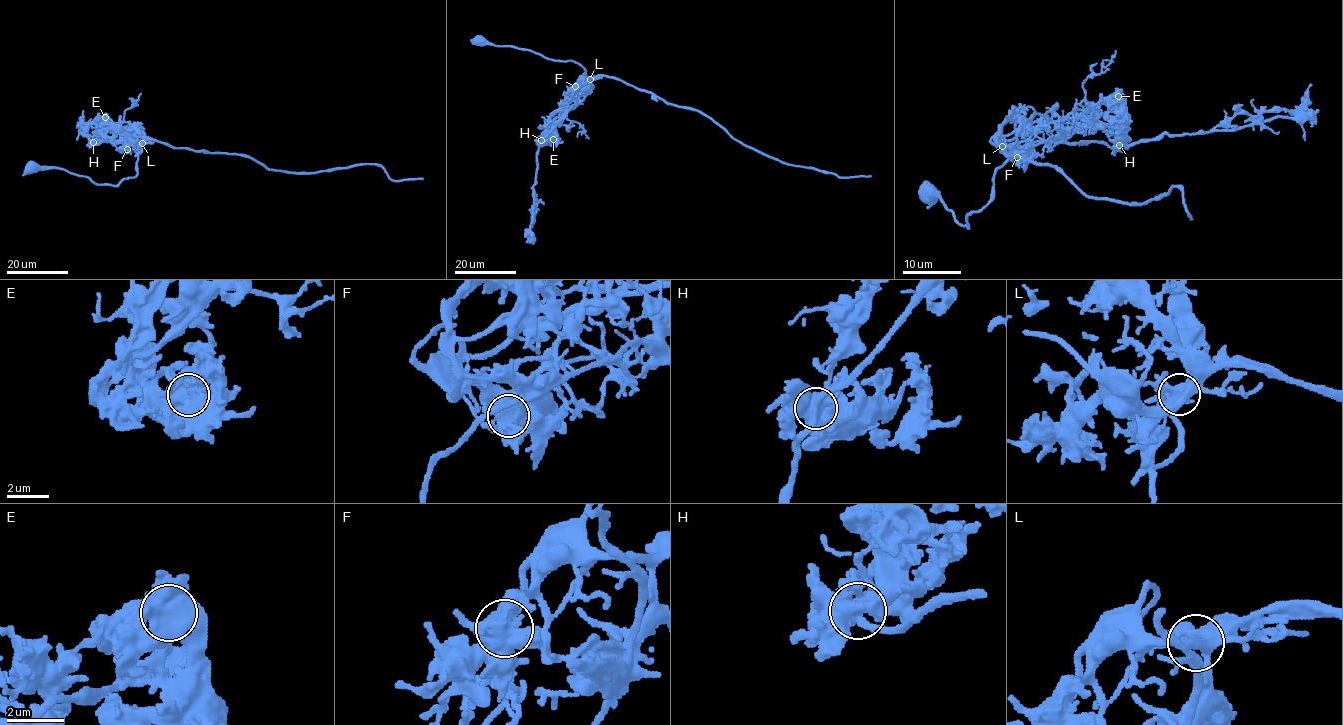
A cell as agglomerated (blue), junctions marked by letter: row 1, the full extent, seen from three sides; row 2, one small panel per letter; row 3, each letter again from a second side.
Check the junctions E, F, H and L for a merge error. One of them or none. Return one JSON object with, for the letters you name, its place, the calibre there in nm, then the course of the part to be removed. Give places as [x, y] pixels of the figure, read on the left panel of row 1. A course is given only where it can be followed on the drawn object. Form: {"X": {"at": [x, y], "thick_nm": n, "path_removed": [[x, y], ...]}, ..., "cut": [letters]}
{"H": {"at": [93, 142], "thick_nm": 650, "path_removed": [[93, 142], [104, 126], [135, 145], [156, 139], [249, 156], [287, 172], [372, 164], [393, 180], [422, 178]]}, "cut": ["H"]}

